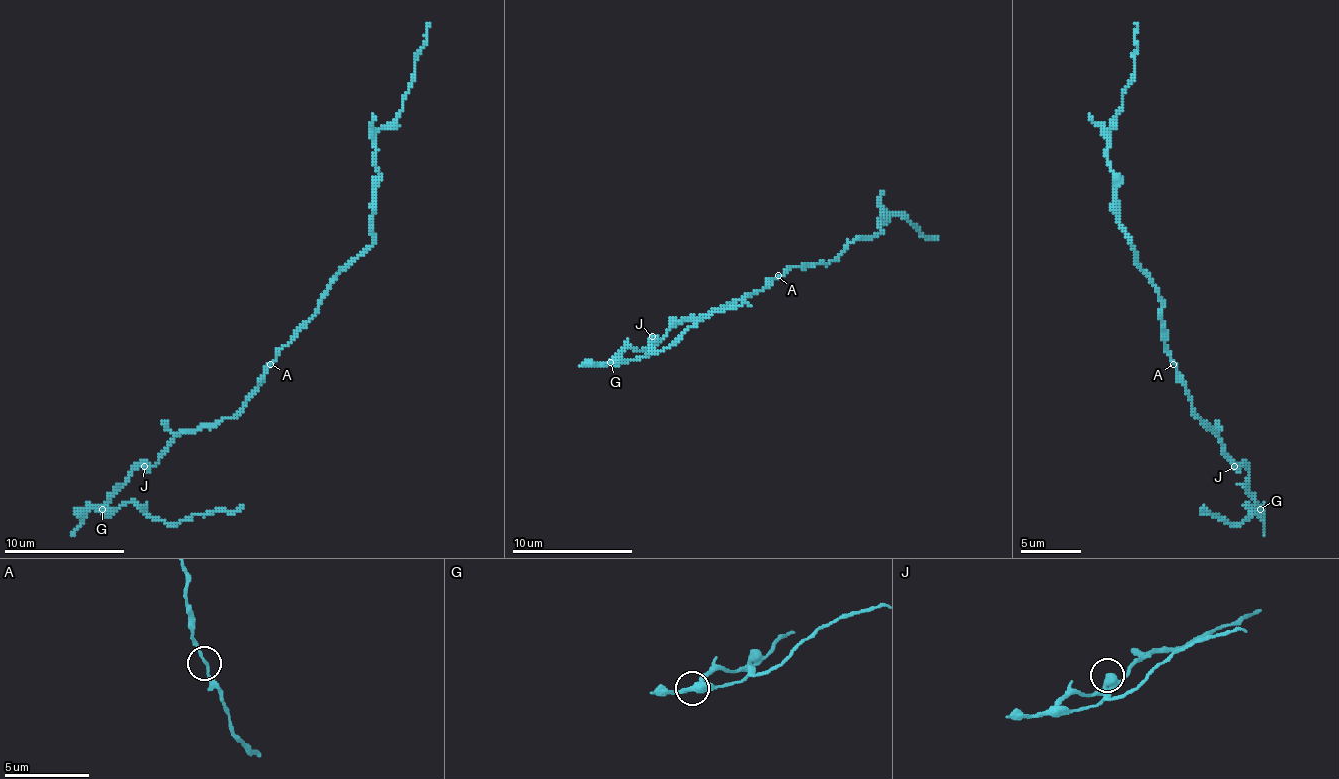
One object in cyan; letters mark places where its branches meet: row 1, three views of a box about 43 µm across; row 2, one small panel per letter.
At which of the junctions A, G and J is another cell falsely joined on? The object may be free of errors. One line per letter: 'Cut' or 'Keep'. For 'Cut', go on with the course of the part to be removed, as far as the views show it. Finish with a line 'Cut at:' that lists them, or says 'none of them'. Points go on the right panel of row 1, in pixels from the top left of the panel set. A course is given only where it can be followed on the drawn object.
A: Keep
G: Cut. Course of the part to remove: (1261, 508), (1255, 502), (1252, 514), (1240, 523), (1228, 523), (1210, 511), (1204, 511), (1204, 505)
J: Keep
Cut at: G

